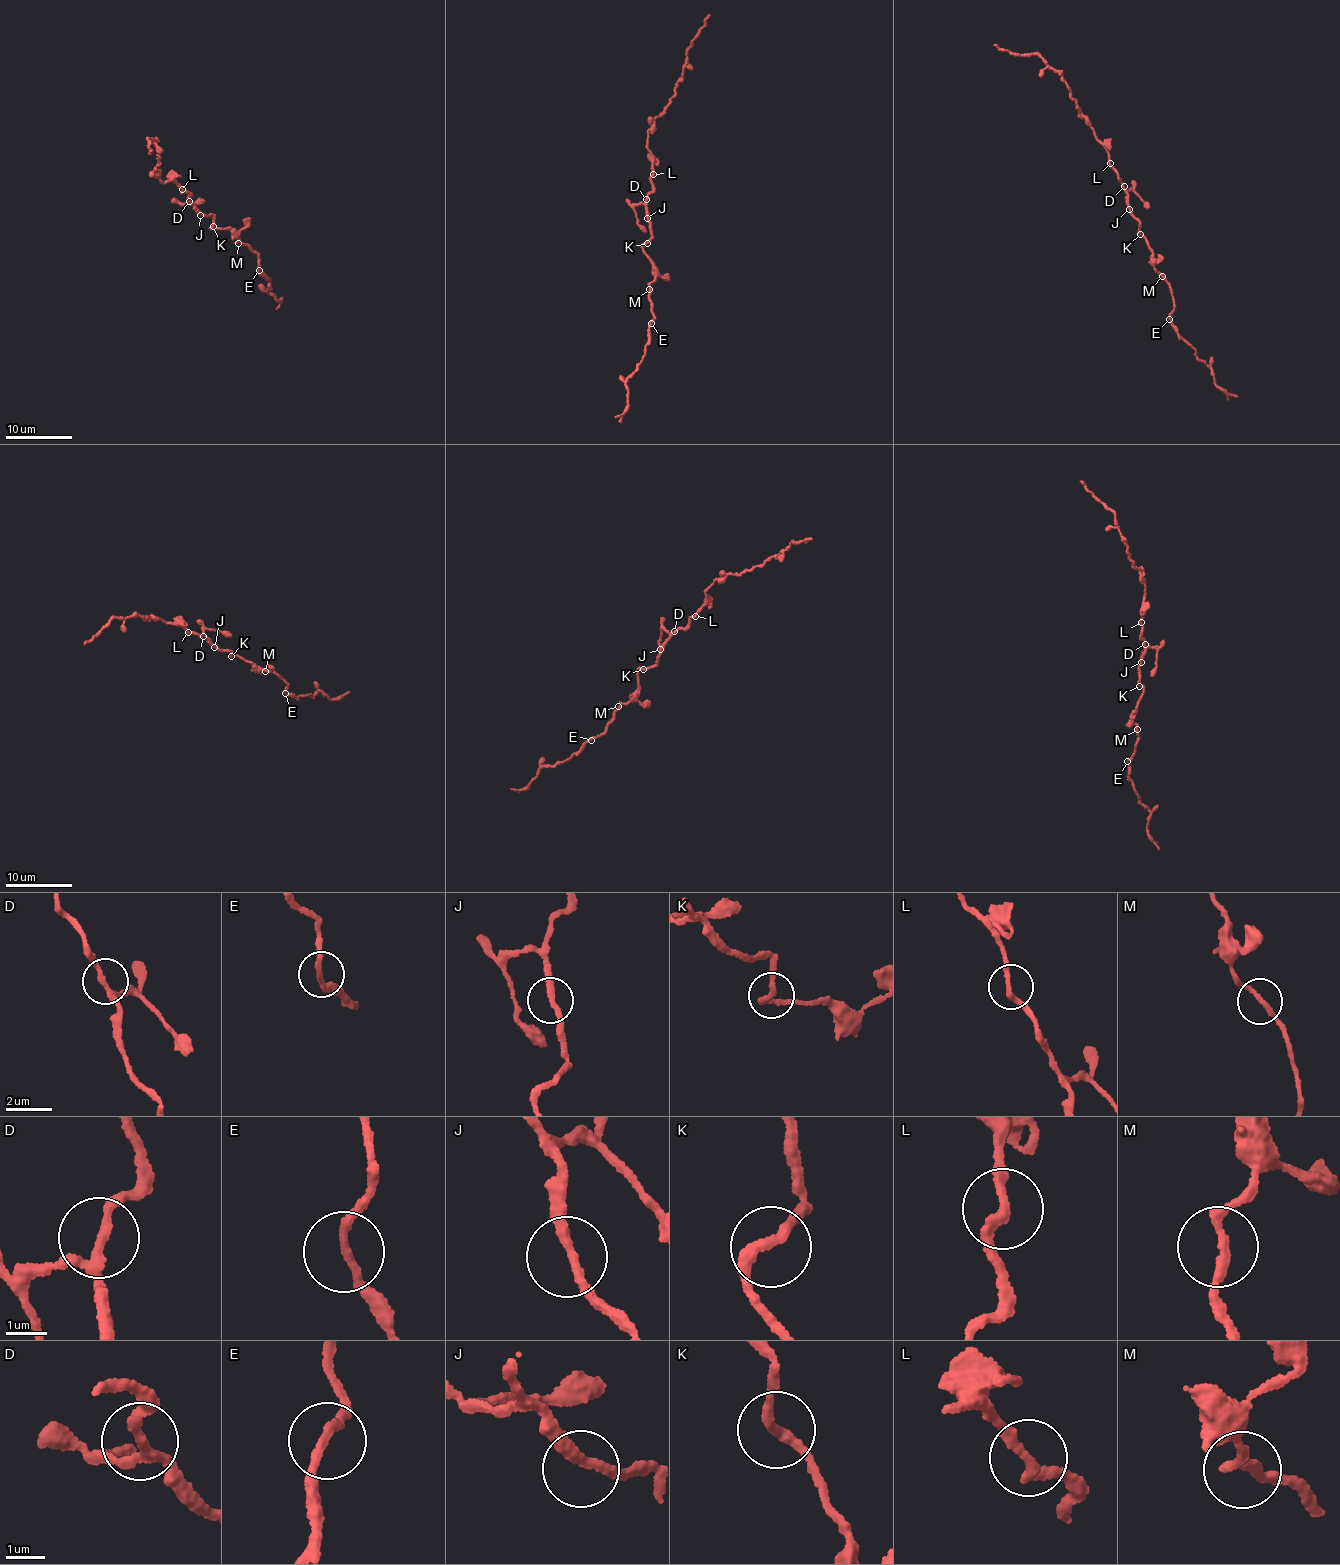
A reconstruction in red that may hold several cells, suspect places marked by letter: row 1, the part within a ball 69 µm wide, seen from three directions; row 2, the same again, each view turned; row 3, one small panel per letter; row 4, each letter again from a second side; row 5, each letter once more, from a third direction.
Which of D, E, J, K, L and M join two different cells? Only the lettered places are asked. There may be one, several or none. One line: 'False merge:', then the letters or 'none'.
False merge: none

